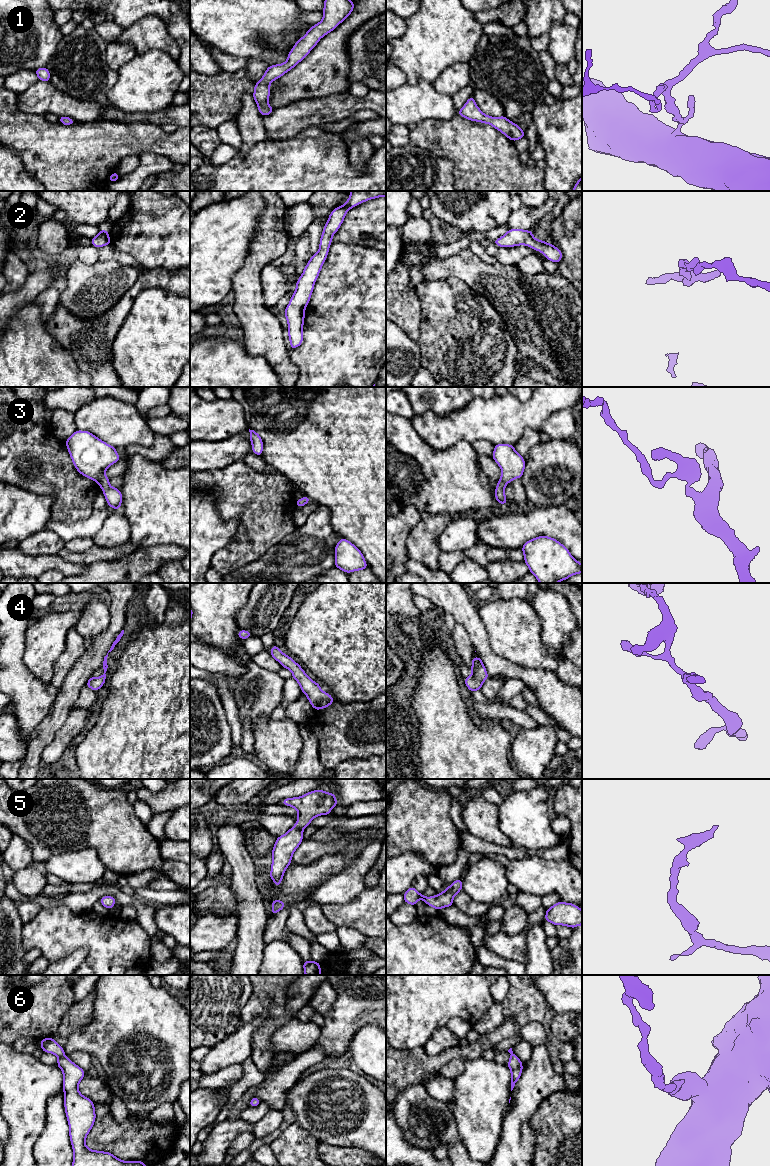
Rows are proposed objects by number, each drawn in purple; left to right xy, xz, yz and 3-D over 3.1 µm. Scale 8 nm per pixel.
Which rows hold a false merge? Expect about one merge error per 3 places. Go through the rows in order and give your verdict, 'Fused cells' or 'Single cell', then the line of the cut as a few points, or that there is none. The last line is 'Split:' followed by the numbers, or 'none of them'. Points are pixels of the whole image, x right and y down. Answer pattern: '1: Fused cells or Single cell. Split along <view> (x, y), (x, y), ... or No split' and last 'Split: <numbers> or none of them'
1: Single cell. No split
2: Single cell. No split
3: Single cell. No split
4: Single cell. No split
5: Single cell. No split
6: Single cell. No split
Split: none of them

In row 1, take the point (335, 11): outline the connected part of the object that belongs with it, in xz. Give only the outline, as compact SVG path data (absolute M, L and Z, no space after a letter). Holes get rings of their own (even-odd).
M323 0L323 3L323 19L295 43L285 63L270 65L254 85L253 98L261 116L267 116L275 110L267 101L271 93L270 83L302 61L322 37L337 28L352 13L355 6L351 0Z

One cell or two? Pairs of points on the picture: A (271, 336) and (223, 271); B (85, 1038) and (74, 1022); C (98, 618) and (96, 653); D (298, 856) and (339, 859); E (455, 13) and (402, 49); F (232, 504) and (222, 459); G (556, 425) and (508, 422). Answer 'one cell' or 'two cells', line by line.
A: two cells
B: two cells
C: two cells
D: two cells
E: one cell
F: two cells
G: two cells

